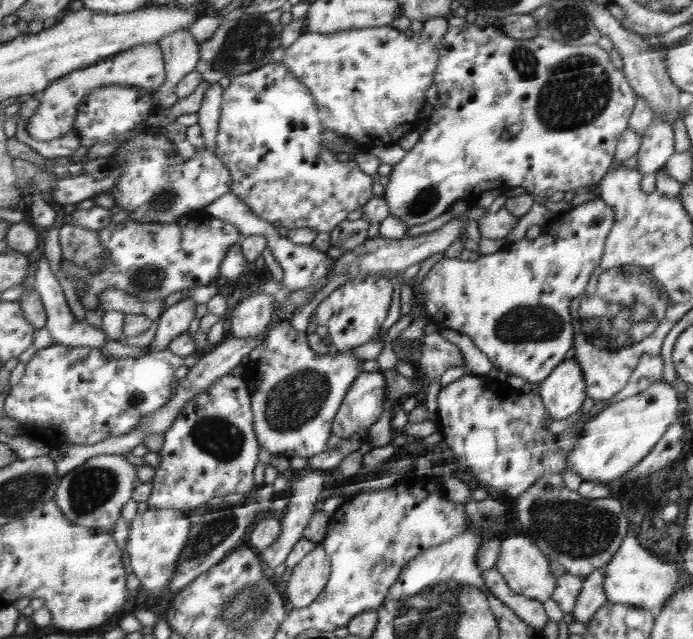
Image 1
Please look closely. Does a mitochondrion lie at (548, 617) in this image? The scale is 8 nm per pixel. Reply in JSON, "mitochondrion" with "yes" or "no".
{"mitochondrion":"no"}

